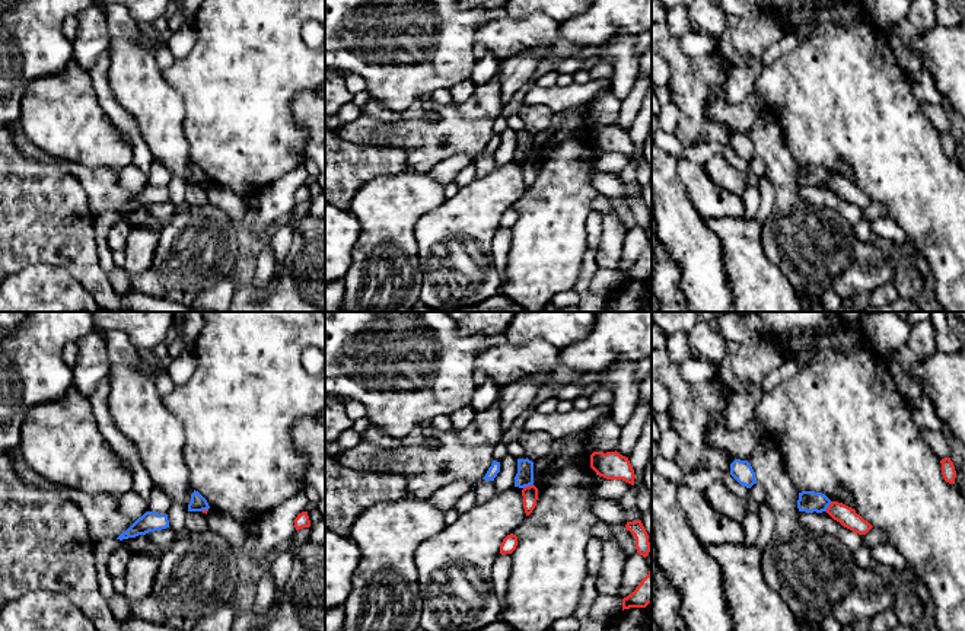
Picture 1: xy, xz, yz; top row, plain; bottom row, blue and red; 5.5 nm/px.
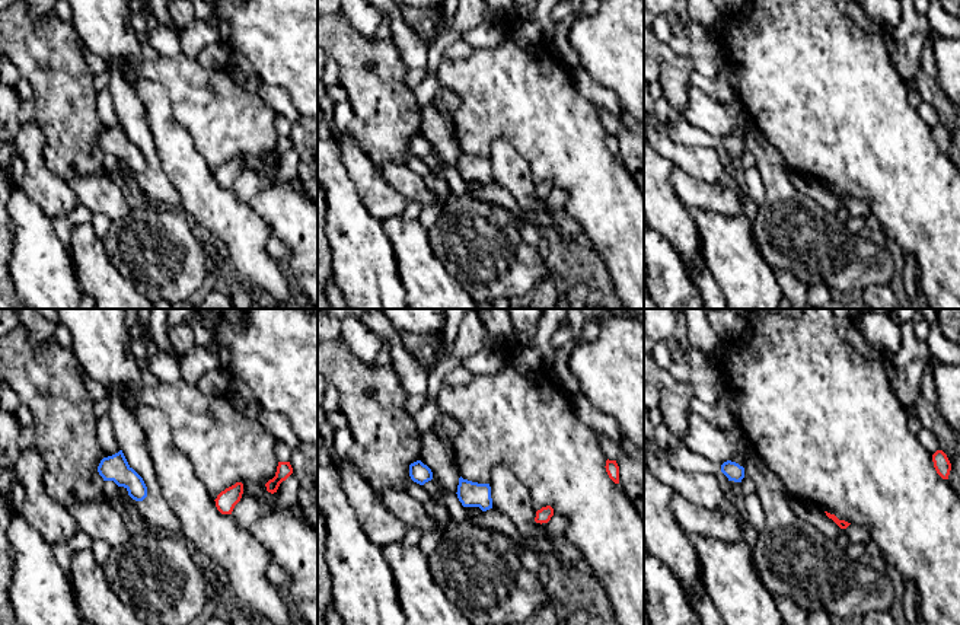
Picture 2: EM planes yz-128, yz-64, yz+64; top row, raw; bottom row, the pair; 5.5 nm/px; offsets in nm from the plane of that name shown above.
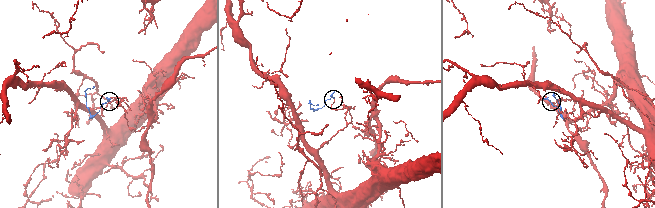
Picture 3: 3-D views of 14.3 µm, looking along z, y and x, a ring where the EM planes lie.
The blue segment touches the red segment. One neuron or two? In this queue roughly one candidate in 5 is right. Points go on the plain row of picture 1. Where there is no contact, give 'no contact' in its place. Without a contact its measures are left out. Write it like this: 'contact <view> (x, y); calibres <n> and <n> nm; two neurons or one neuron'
contact xz (528, 159); calibres 100 and 80 nm; two neurons

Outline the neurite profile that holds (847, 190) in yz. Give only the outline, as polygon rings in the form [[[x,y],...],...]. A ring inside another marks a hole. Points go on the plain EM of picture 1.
[[[831,175],[827,187],[844,201],[859,208],[866,208],[873,201],[867,194],[857,188],[854,182],[838,175]]]

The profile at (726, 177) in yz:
[[[713,154],[704,165],[706,175],[720,188],[733,192],[739,197],[743,195],[746,181],[743,175],[733,168],[723,154]]]

